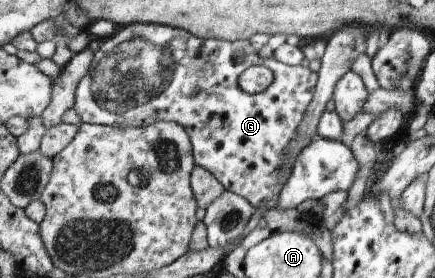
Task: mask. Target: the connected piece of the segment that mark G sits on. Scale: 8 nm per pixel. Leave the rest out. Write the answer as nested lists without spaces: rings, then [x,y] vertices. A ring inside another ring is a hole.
[[[158,23],[126,25],[110,38],[100,41],[91,72],[76,89],[74,110],[81,122],[106,126],[140,128],[162,121],[174,122],[190,135],[195,166],[210,171],[225,190],[246,198],[256,208],[275,210],[282,187],[290,175],[283,175],[283,158],[286,157],[283,152],[291,144],[296,129],[307,114],[308,105],[315,96],[319,74],[300,64],[290,66],[276,59],[260,59],[257,54],[249,40],[230,42],[198,38],[184,29]],[[239,52],[244,56],[241,63],[234,60]],[[253,66],[265,66],[272,71],[274,81],[266,91],[246,93],[237,83],[242,71]]]

